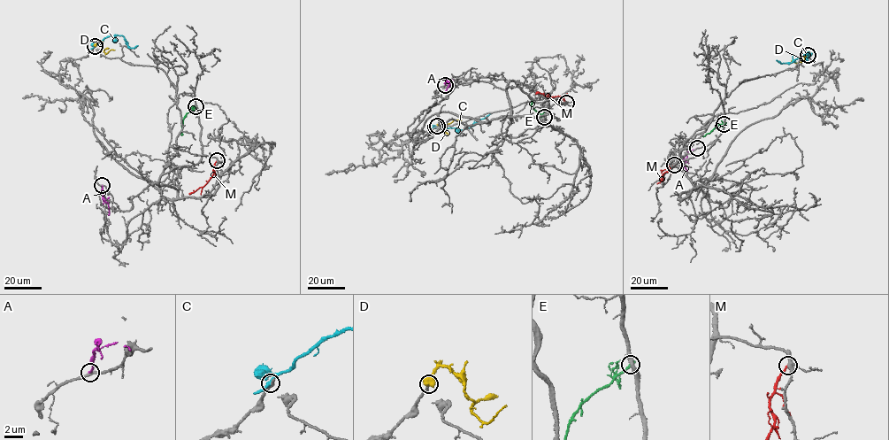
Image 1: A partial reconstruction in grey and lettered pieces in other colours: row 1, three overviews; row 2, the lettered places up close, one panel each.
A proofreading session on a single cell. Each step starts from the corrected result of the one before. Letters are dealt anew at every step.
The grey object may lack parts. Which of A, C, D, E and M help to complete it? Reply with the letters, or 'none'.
D

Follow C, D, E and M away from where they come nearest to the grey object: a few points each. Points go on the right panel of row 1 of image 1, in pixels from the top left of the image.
C: (808, 56), (808, 52), (790, 63), (777, 60)
D: (807, 55), (808, 52), (801, 57), (801, 62), (791, 61)
E: (724, 123), (703, 136), (701, 135)
M: (675, 165), (663, 173), (662, 181)

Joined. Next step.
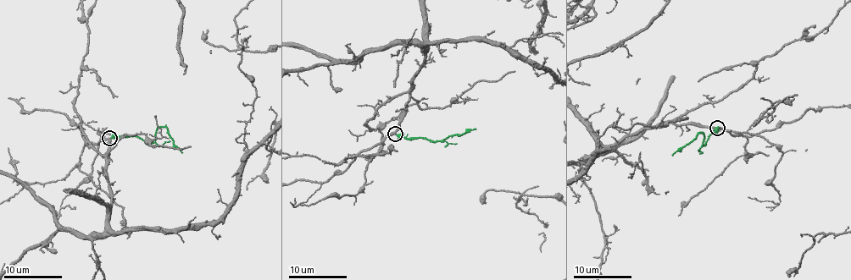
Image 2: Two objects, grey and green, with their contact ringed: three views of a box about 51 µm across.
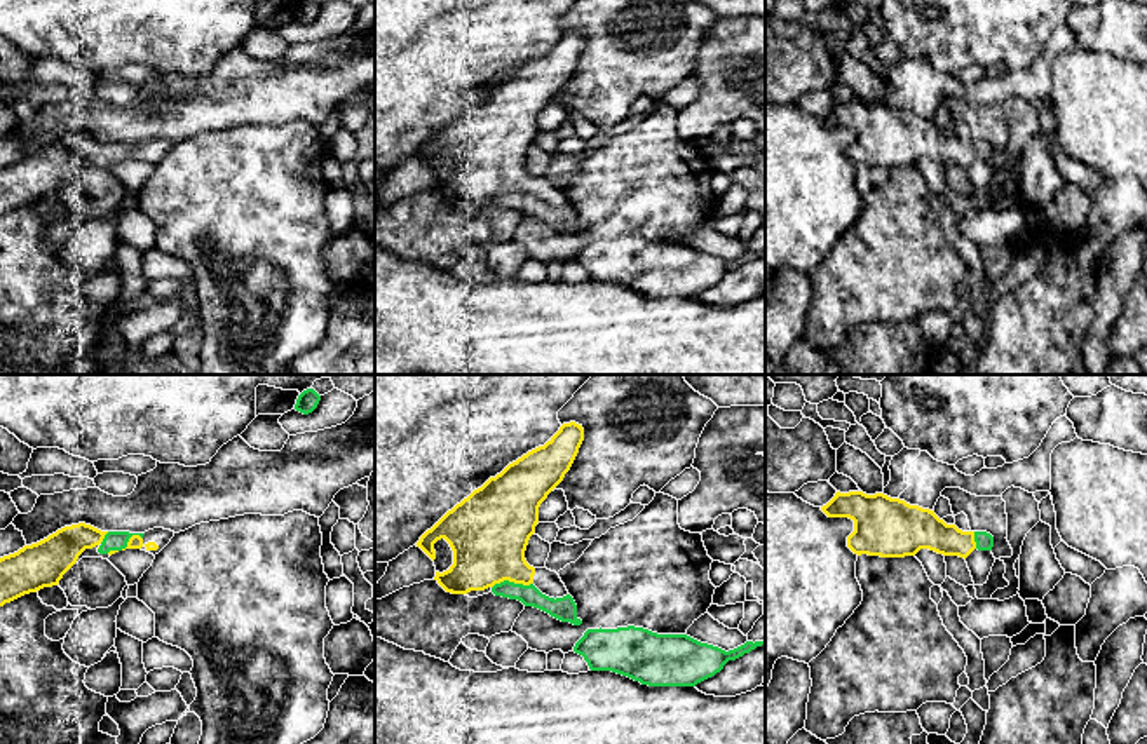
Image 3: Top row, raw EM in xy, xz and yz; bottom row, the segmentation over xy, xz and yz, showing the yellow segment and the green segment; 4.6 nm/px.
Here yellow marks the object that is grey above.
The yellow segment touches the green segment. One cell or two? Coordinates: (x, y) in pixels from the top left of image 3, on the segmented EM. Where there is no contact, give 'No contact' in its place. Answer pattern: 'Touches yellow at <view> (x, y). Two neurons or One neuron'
Touches yellow at xz (511, 581). One neuron

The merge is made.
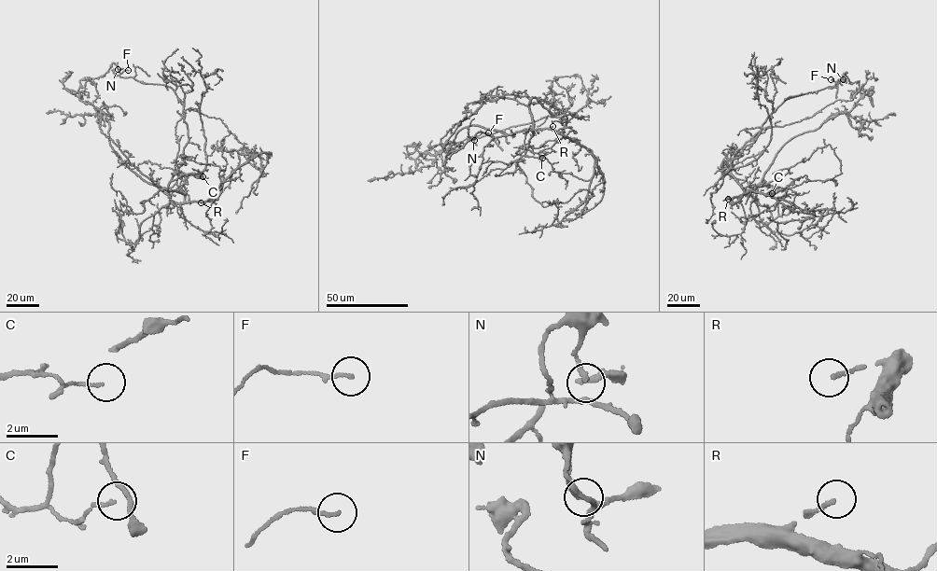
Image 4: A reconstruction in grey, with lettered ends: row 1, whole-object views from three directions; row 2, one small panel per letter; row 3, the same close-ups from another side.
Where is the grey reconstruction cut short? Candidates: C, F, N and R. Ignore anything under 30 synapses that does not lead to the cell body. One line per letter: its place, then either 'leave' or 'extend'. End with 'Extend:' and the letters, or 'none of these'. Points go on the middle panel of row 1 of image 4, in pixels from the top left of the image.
C: at (542, 158); leave
F: at (488, 132); leave
N: at (474, 140); leave
R: at (552, 126); extend
Extend: R

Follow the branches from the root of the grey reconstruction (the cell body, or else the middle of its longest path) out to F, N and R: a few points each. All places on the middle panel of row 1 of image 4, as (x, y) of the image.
F: (518, 132), (507, 134), (476, 125), (466, 126), (449, 147), (436, 154), (420, 154), (438, 145), (488, 132)
N: (518, 132), (507, 134), (466, 126), (449, 147), (420, 154), (440, 144), (474, 140)
R: (518, 132), (552, 126)

